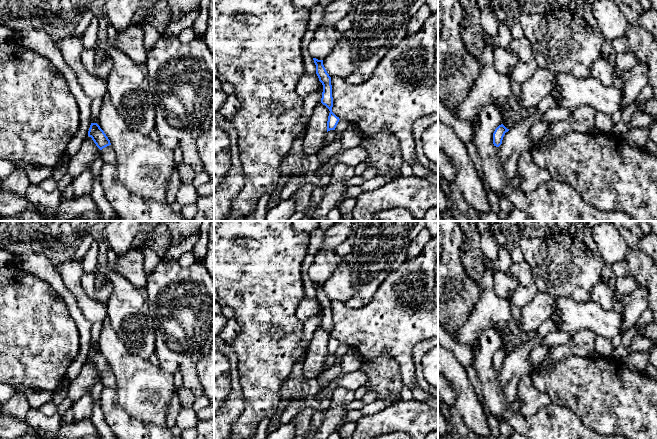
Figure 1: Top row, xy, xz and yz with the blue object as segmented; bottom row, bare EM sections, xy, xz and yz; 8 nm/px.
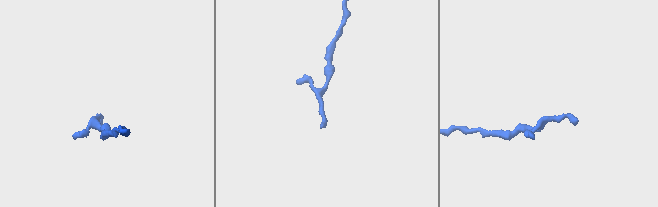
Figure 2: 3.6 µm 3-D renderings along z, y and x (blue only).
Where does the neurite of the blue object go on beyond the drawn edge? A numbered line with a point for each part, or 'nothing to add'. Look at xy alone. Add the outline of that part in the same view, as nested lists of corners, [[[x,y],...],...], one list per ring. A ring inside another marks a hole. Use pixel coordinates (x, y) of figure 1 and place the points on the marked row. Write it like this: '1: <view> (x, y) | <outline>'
nothing to add

